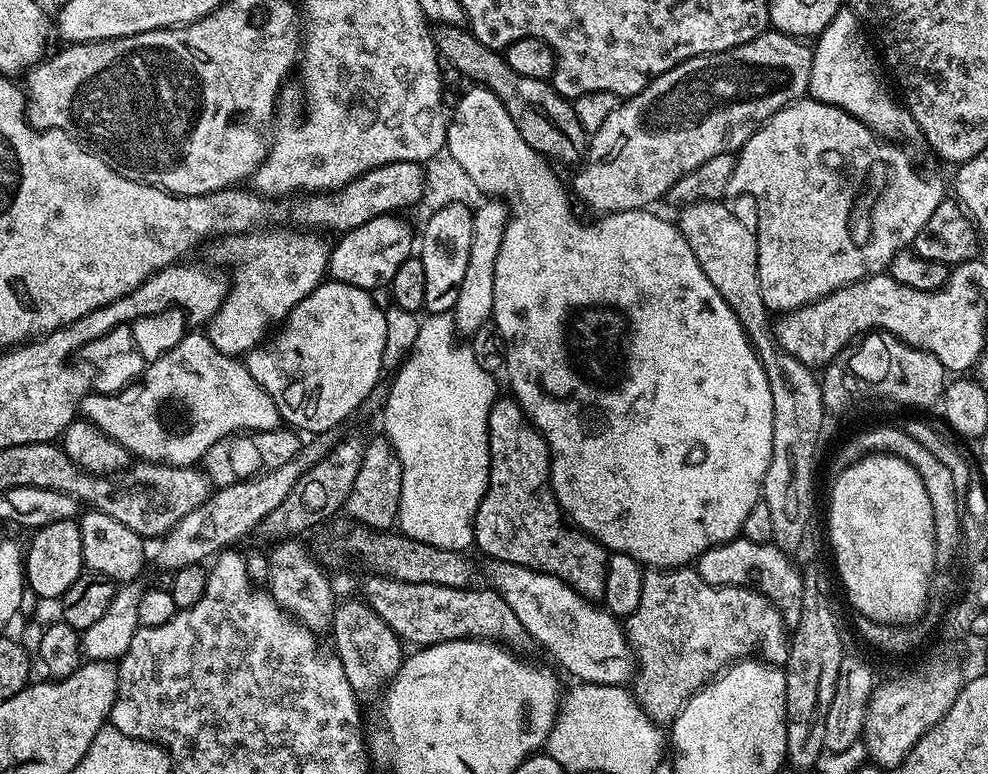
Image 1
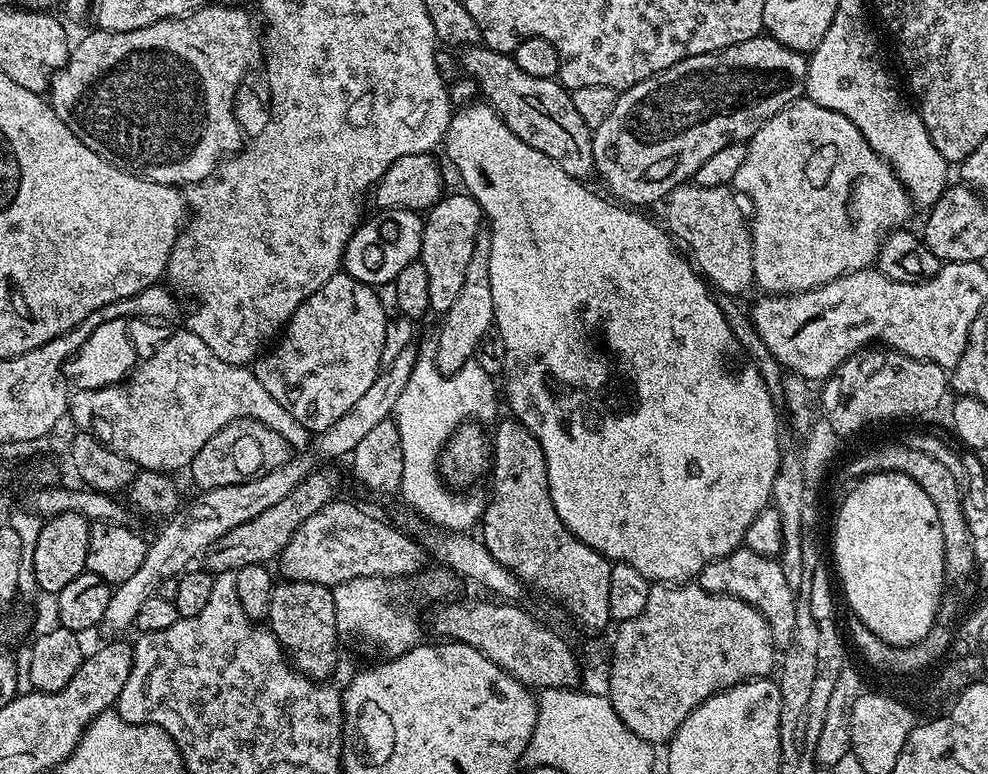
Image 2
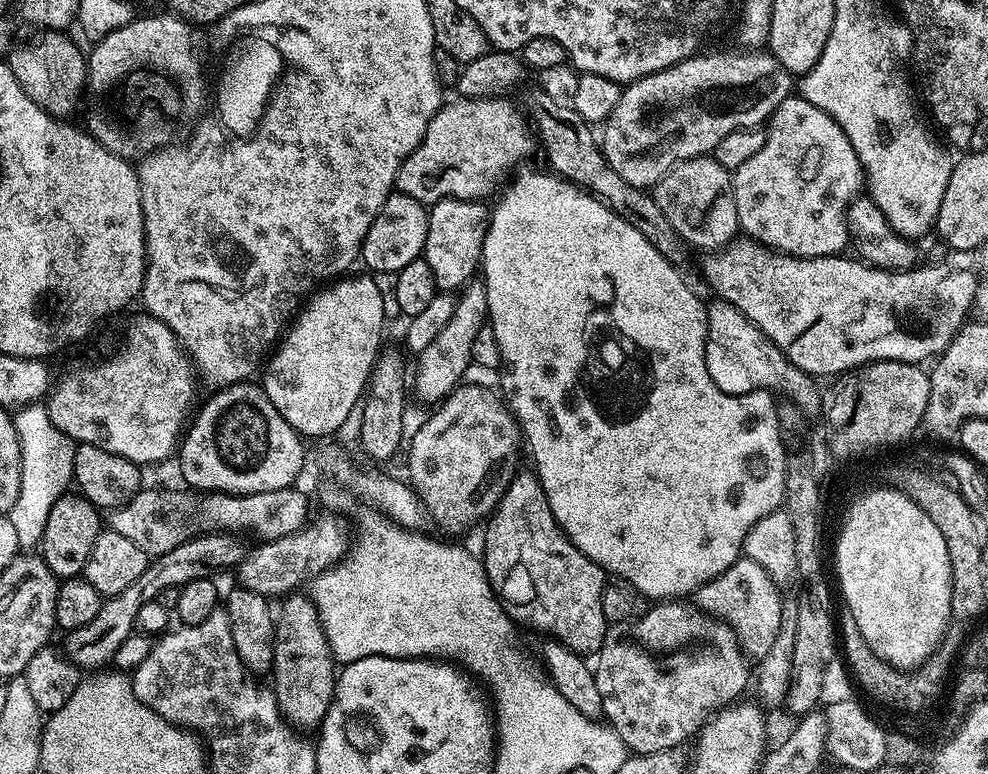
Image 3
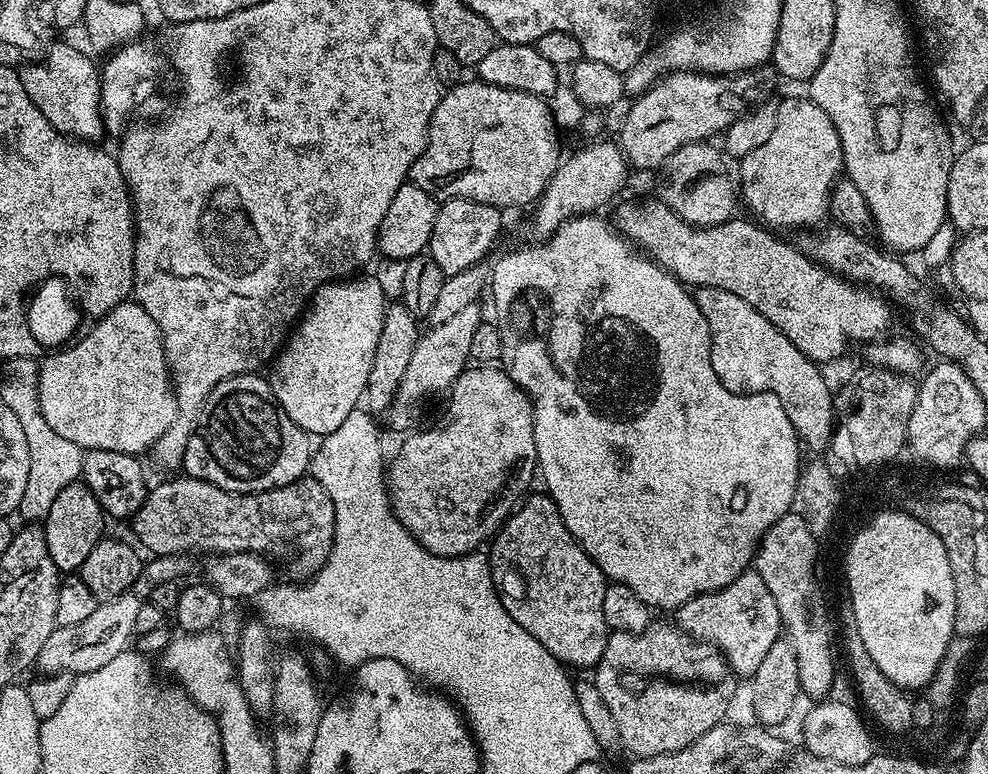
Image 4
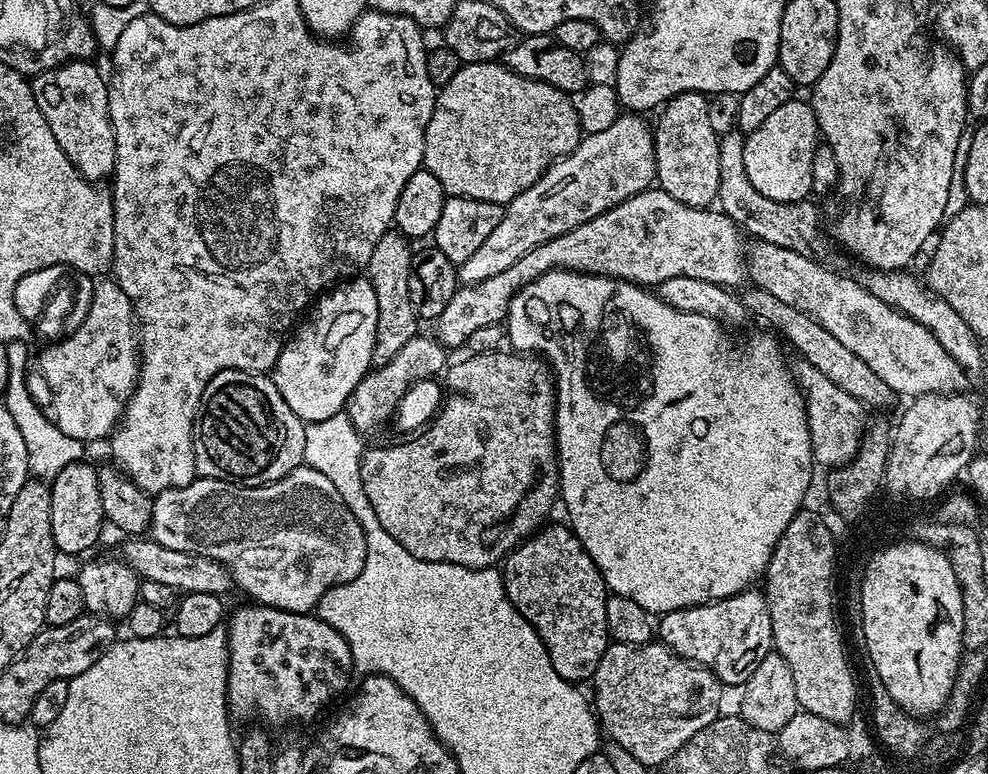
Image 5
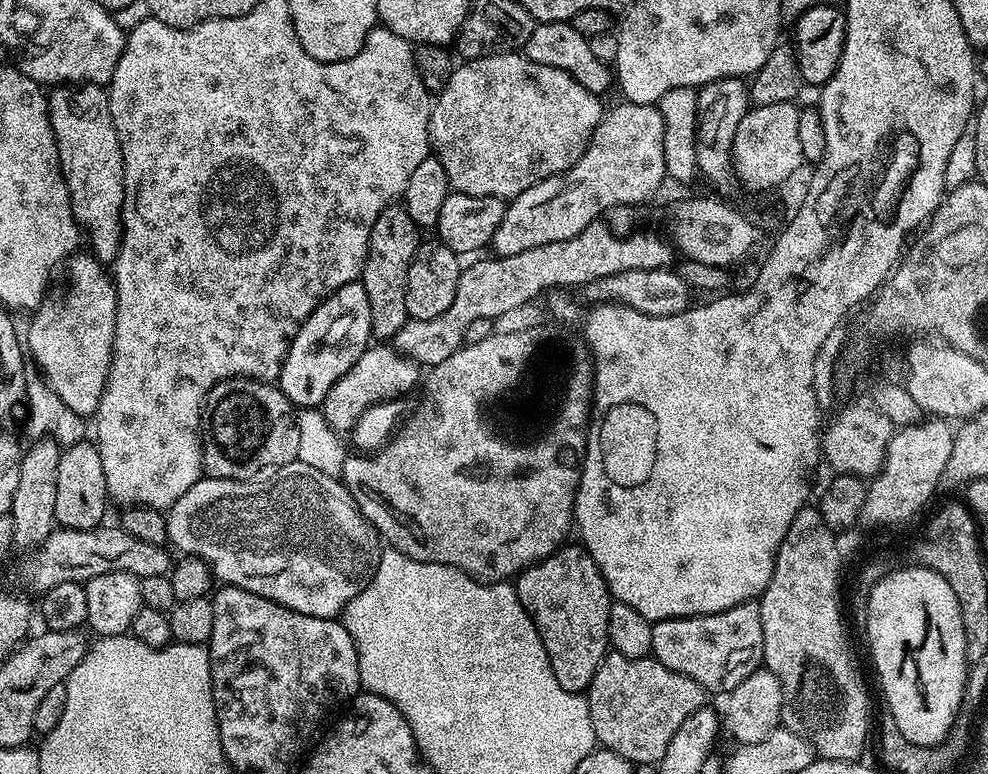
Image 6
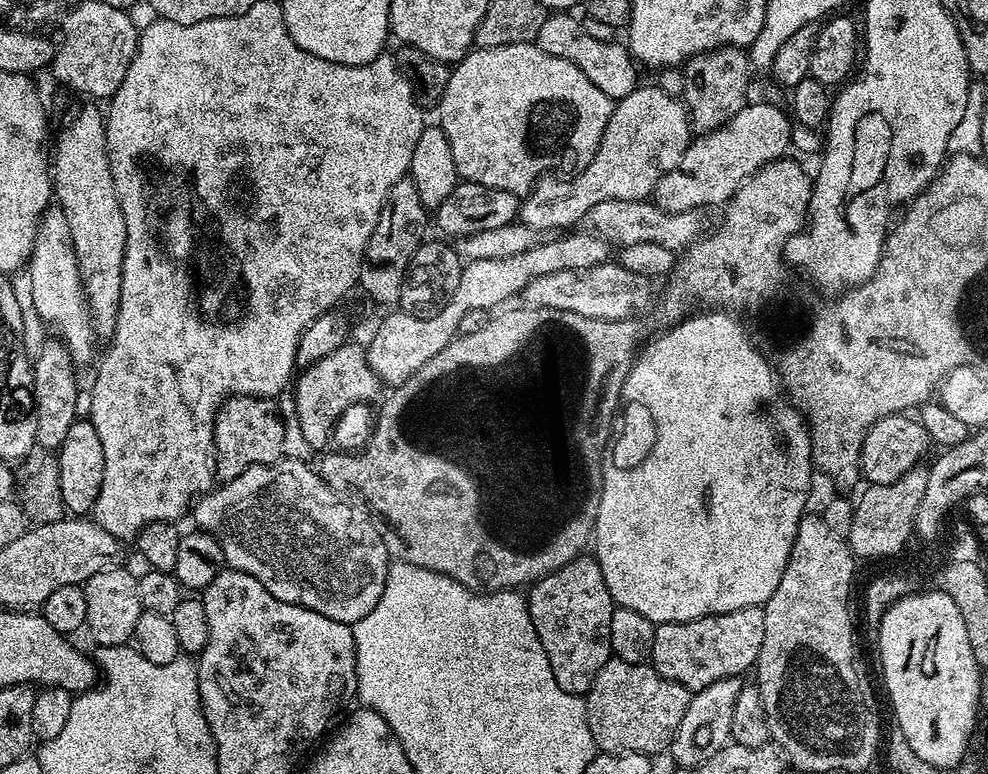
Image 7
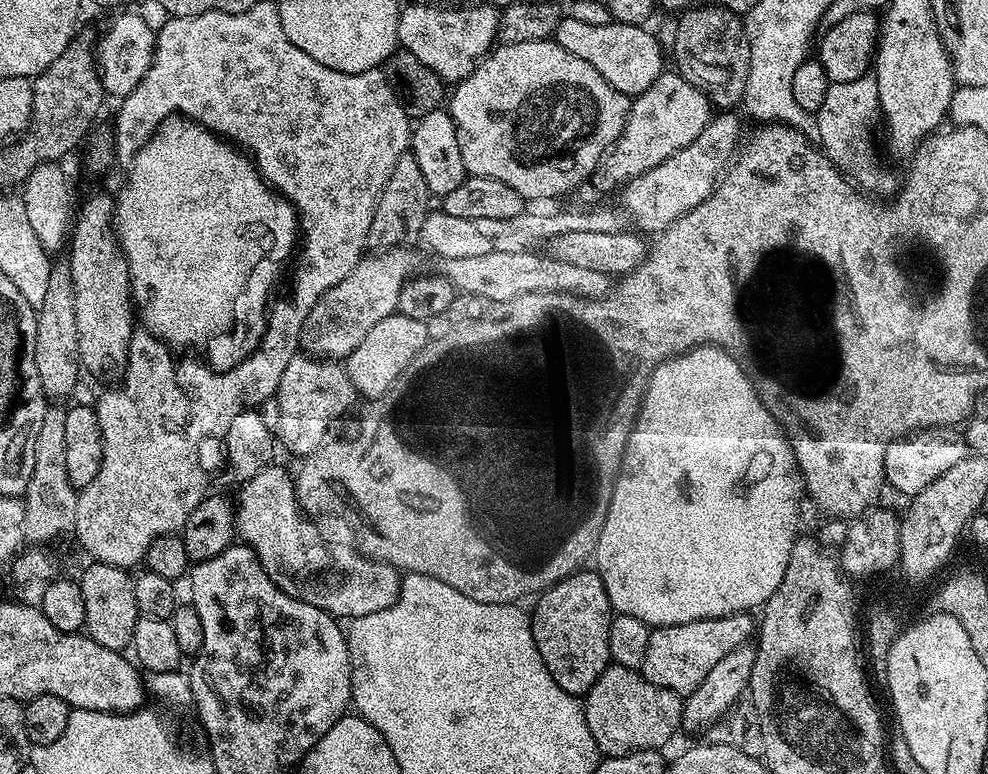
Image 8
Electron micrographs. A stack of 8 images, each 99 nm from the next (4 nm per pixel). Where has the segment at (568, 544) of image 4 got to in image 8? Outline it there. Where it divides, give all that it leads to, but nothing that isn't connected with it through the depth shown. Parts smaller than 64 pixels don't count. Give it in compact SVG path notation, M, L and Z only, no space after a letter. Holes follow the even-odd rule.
M577 570L565 580L558 580L539 593L536 609L531 609L534 646L542 654L546 670L570 695L583 697L608 669L610 654L610 622L614 615L606 586L595 570Z

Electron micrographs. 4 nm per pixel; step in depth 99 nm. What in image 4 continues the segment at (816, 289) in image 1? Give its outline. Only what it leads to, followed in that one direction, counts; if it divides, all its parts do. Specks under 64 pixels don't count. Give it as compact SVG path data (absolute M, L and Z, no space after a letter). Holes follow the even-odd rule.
M801 96L779 101L778 122L774 122L770 138L762 146L758 146L758 150L750 150L750 154L739 161L738 188L742 193L743 203L745 200L768 226L777 224L780 228L788 228L793 224L796 228L804 228L807 224L819 225L819 220L829 215L828 198L832 194L832 187L842 176L840 167L846 160L846 154L840 145L838 130L834 130L834 122L830 122L826 110L822 110L811 98Z

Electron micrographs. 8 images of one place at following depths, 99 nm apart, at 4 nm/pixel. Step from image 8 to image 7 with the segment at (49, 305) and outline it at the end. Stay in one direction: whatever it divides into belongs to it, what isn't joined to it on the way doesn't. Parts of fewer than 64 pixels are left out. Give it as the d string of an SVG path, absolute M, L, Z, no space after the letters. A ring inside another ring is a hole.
M59 338L45 339L42 350L34 357L32 365L32 397L36 403L36 443L42 449L58 450L66 430L78 419L76 407L80 404L80 388L76 385L77 365L72 363L68 348Z

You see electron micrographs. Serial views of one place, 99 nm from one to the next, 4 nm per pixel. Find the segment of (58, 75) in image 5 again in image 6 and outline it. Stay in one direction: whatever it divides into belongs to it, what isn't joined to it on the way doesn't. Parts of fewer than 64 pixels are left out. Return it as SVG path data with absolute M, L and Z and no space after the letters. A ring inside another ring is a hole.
M65 84L56 86L47 93L48 117L58 146L60 169L72 199L72 217L80 225L91 255L108 266L120 253L120 236L124 227L120 224L120 208L124 205L124 159L120 139L110 114L107 91L99 84Z

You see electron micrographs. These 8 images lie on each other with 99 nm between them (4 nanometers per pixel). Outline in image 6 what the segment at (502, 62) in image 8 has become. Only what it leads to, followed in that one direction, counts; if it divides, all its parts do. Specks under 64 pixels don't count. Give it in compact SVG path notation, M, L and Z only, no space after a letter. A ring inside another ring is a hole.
M519 51L503 52L477 60L465 60L459 66L453 67L450 82L446 82L446 86L435 97L428 123L430 148L442 162L442 168L446 170L446 178L451 191L474 194L475 196L511 198L522 194L537 180L544 180L547 176L559 176L578 163L584 151L588 149L588 143L594 130L600 125L602 115L600 100L601 97L597 93L586 90L586 86L582 86L574 77L566 74L566 70L558 70L554 66L542 66L538 62L530 62L527 56Z

